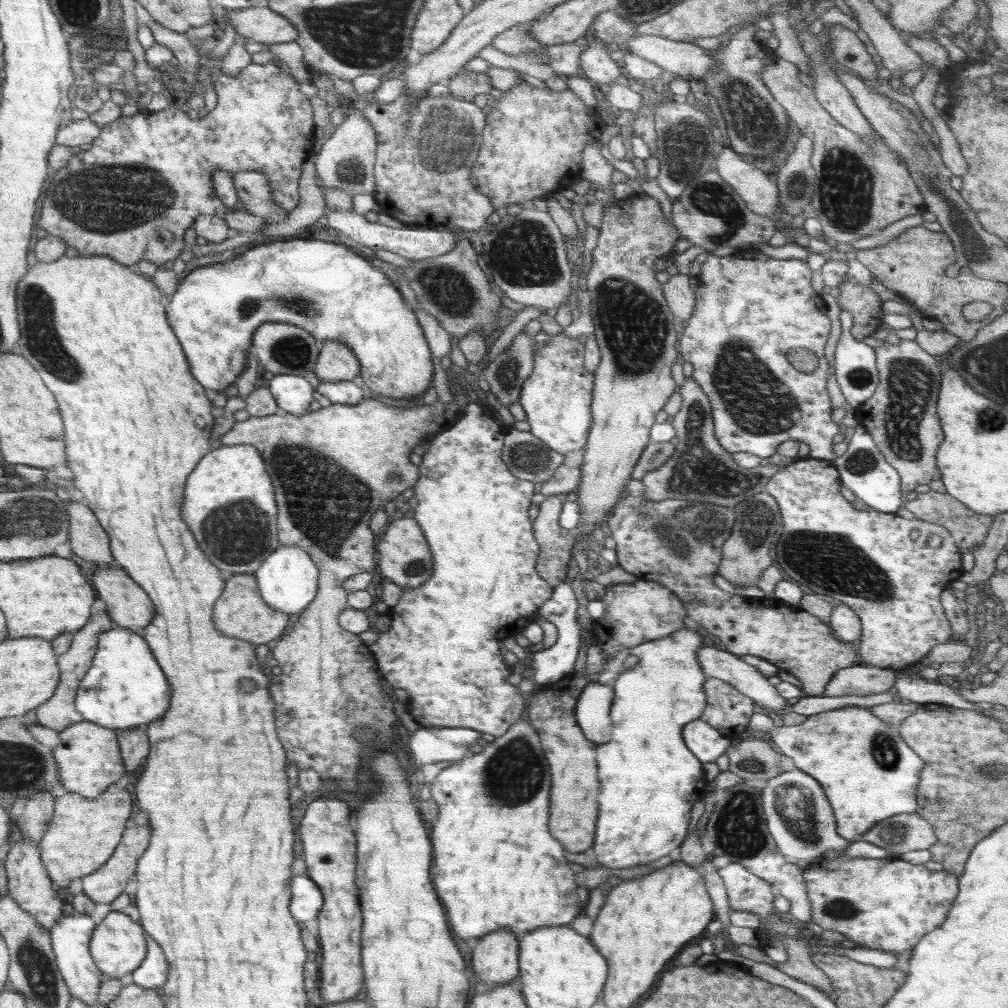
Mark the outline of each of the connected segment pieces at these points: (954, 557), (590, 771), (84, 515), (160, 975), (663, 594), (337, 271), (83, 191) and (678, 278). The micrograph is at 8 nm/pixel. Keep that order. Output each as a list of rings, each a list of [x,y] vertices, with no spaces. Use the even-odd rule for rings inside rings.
[[[808,458],[794,462],[786,466],[784,470],[776,472],[771,476],[771,479],[766,483],[765,492],[775,498],[778,503],[781,524],[783,526],[780,540],[775,540],[778,544],[776,546],[775,564],[781,568],[785,577],[792,578],[802,587],[810,588],[807,592],[821,594],[828,599],[834,606],[841,604],[848,605],[858,615],[862,625],[861,638],[857,641],[858,659],[860,663],[866,665],[879,666],[882,669],[889,669],[890,671],[904,671],[906,666],[910,668],[914,662],[921,662],[921,660],[936,646],[938,643],[942,644],[951,640],[952,630],[950,621],[946,618],[944,607],[941,603],[941,594],[944,587],[949,583],[959,579],[964,573],[962,568],[961,553],[958,551],[958,546],[951,538],[948,530],[942,528],[943,526],[928,522],[922,519],[906,519],[896,515],[896,513],[881,513],[877,510],[856,510],[852,508],[852,504],[840,493],[840,479],[839,473],[833,466],[833,462],[824,460],[816,460]],[[930,536],[939,536],[943,538],[942,545],[937,548],[928,546],[928,538]]]
[[[586,670],[556,681],[549,687],[542,687],[543,695],[533,695],[528,700],[528,718],[540,737],[540,742],[549,762],[551,774],[550,834],[564,845],[566,852],[580,853],[588,850],[595,839],[596,818],[599,804],[596,802],[599,791],[598,766],[596,766],[597,743],[588,740],[578,726],[575,710],[578,697],[585,686],[597,682],[599,674],[588,676]]]
[[[80,501],[65,503],[65,509],[71,514],[71,538],[69,544],[72,552],[84,560],[95,562],[101,566],[113,560],[110,539],[90,508]]]
[[[146,933],[146,956],[142,964],[133,970],[132,982],[144,988],[159,990],[168,978],[169,964],[162,948]]]
[[[637,580],[634,583],[618,583],[605,587],[602,602],[607,606],[604,616],[594,620],[594,637],[608,661],[625,648],[634,648],[644,642],[663,639],[680,630],[687,616],[686,607],[676,593],[654,581]]]
[[[290,240],[290,242],[272,242],[266,246],[250,246],[245,249],[238,258],[216,263],[215,265],[206,265],[198,267],[191,272],[186,272],[179,281],[177,291],[172,295],[168,303],[167,318],[171,321],[172,330],[179,339],[179,343],[183,347],[184,354],[187,355],[188,362],[192,362],[192,374],[196,376],[196,380],[202,384],[205,390],[216,390],[222,392],[235,382],[238,375],[245,369],[245,358],[248,350],[252,348],[251,340],[256,329],[267,322],[289,322],[307,330],[316,340],[335,340],[343,342],[359,360],[361,369],[360,378],[366,383],[366,390],[374,390],[375,394],[380,396],[388,396],[394,399],[410,400],[414,396],[422,396],[433,381],[434,365],[431,362],[431,350],[426,340],[423,328],[420,326],[419,320],[402,297],[399,289],[392,285],[392,281],[384,272],[375,268],[369,260],[367,260],[360,252],[354,252],[344,244],[336,242],[320,242],[320,240]]]
[[[277,58],[270,61],[265,66],[251,63],[240,71],[236,78],[231,75],[223,74],[214,83],[214,92],[217,94],[216,107],[208,112],[202,119],[190,119],[185,110],[178,110],[174,106],[169,106],[161,111],[153,111],[149,114],[138,113],[132,116],[121,116],[118,120],[101,127],[100,134],[91,142],[92,146],[86,151],[80,151],[68,161],[68,164],[55,172],[51,178],[49,186],[45,189],[45,198],[41,200],[41,211],[37,219],[38,228],[44,228],[48,234],[52,234],[65,240],[65,243],[72,246],[78,251],[79,256],[112,256],[116,262],[123,263],[124,266],[135,267],[137,262],[144,259],[162,265],[168,260],[176,260],[180,251],[185,248],[184,230],[188,230],[190,226],[195,224],[196,216],[202,217],[206,215],[218,215],[223,217],[228,213],[228,209],[222,204],[219,196],[216,196],[215,188],[212,188],[214,172],[226,171],[231,175],[234,173],[244,172],[245,170],[257,170],[265,174],[269,180],[269,185],[272,189],[272,200],[285,211],[291,211],[299,202],[299,180],[303,169],[303,164],[306,159],[314,153],[318,145],[314,136],[314,114],[312,113],[312,105],[310,99],[300,91],[299,83],[293,79],[287,68]],[[161,230],[167,230],[172,233],[173,239],[168,246],[164,246],[157,239],[157,234]]]
[[[677,273],[663,284],[663,293],[677,325],[687,322],[695,308],[696,295],[688,283],[690,275]]]

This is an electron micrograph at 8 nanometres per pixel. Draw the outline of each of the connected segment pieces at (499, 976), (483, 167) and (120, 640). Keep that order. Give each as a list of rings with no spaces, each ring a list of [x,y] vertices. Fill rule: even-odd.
[[[496,929],[479,938],[473,950],[473,969],[482,980],[479,989],[486,991],[510,982],[519,974],[519,939],[508,929]]]
[[[520,83],[507,91],[503,91],[500,98],[500,104],[498,104],[498,110],[492,110],[488,116],[485,116],[485,125],[483,131],[481,132],[482,144],[479,148],[478,156],[476,157],[475,163],[473,164],[471,170],[471,181],[472,186],[475,186],[476,192],[484,194],[488,200],[492,203],[492,206],[496,209],[506,207],[508,204],[519,204],[525,201],[531,201],[535,198],[549,196],[553,192],[560,191],[563,188],[564,178],[568,178],[568,174],[574,171],[574,178],[578,176],[578,172],[581,171],[581,162],[583,159],[582,153],[585,146],[597,145],[601,132],[604,130],[604,125],[600,119],[599,113],[589,114],[586,110],[585,104],[582,99],[574,94],[570,89],[563,91],[554,91],[550,88],[537,88],[529,83]]]
[[[117,626],[100,634],[94,664],[80,681],[75,707],[86,721],[109,729],[136,729],[158,721],[171,706],[171,686],[142,633]]]

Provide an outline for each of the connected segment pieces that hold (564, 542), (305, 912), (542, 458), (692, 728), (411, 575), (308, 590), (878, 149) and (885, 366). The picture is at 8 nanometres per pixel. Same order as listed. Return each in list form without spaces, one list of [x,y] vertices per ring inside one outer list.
[[[548,495],[539,505],[538,517],[533,522],[533,538],[540,547],[536,570],[553,588],[565,579],[575,543],[574,533],[558,525],[563,503],[563,497]]]
[[[306,875],[293,876],[290,881],[290,914],[294,921],[303,924],[308,921],[317,921],[318,913],[324,902],[322,893],[316,883]]]
[[[510,428],[504,436],[501,458],[516,478],[541,485],[554,476],[565,456],[554,453],[530,432]]]
[[[693,720],[684,726],[682,736],[686,746],[698,760],[714,762],[731,746],[732,739],[703,720]]]
[[[401,515],[401,519],[388,524],[384,535],[376,543],[377,565],[386,578],[402,589],[422,586],[433,573],[433,554],[427,540],[418,526],[418,521],[411,515]]]
[[[280,545],[262,561],[253,575],[257,578],[263,601],[294,619],[307,608],[317,593],[319,572],[309,554],[297,546]]]
[[[777,58],[761,70],[761,81],[764,81],[776,102],[786,109],[790,120],[814,143],[810,162],[815,170],[815,189],[809,209],[818,212],[817,219],[822,226],[823,238],[833,245],[839,242],[850,244],[925,209],[922,196],[909,170],[906,170],[903,158],[895,153],[878,133],[873,141],[868,142],[834,120],[815,99],[813,89],[800,81],[800,71],[792,62]]]
[[[901,340],[898,345],[892,345],[886,341],[883,341],[883,345],[875,348],[875,353],[877,369],[879,372],[879,383],[875,389],[874,395],[872,395],[867,402],[864,402],[864,404],[860,406],[860,409],[858,409],[857,417],[860,424],[862,424],[872,436],[875,445],[878,447],[878,450],[880,450],[880,453],[884,456],[886,462],[888,462],[888,464],[890,464],[890,466],[892,466],[892,468],[894,468],[894,470],[896,470],[896,472],[898,472],[898,474],[901,476],[901,490],[904,492],[904,494],[906,494],[910,491],[914,491],[914,488],[916,488],[916,486],[920,486],[920,484],[929,484],[932,482],[932,480],[938,480],[941,478],[941,472],[938,470],[938,466],[936,466],[936,453],[940,443],[945,437],[944,434],[942,434],[941,421],[937,414],[937,401],[941,380],[943,377],[943,365],[939,362],[938,358],[928,354],[916,341]]]

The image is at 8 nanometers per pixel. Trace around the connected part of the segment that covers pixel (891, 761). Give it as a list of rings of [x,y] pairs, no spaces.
[[[845,706],[844,708],[827,710],[820,714],[808,716],[806,721],[800,725],[773,727],[770,729],[769,733],[772,736],[772,745],[775,746],[778,751],[784,754],[784,756],[791,758],[798,769],[803,770],[822,785],[837,822],[837,833],[842,838],[852,842],[852,840],[861,838],[867,830],[870,830],[870,828],[880,820],[894,816],[895,814],[917,812],[917,786],[920,782],[919,772],[923,769],[925,762],[906,744],[906,742],[904,742],[904,740],[902,740],[898,725],[892,726],[891,724],[880,720],[880,718],[876,718],[876,715],[872,714],[868,708],[862,706]]]

